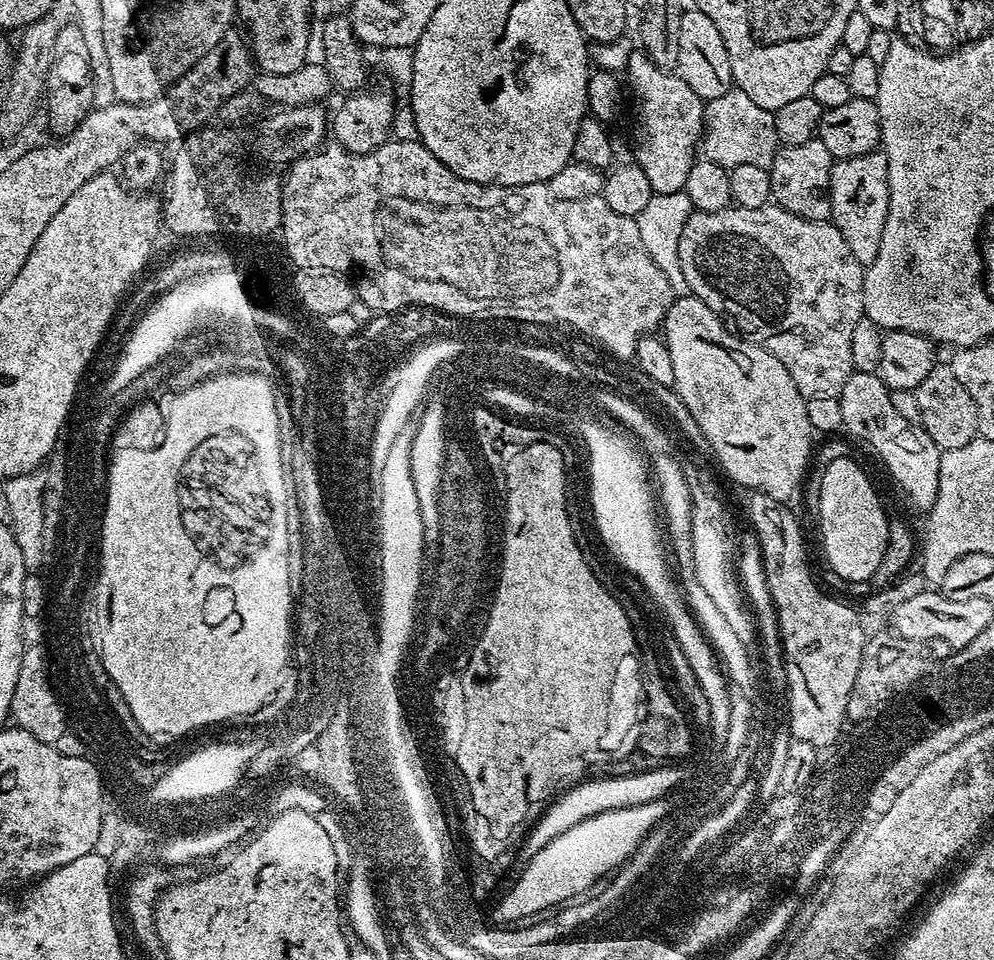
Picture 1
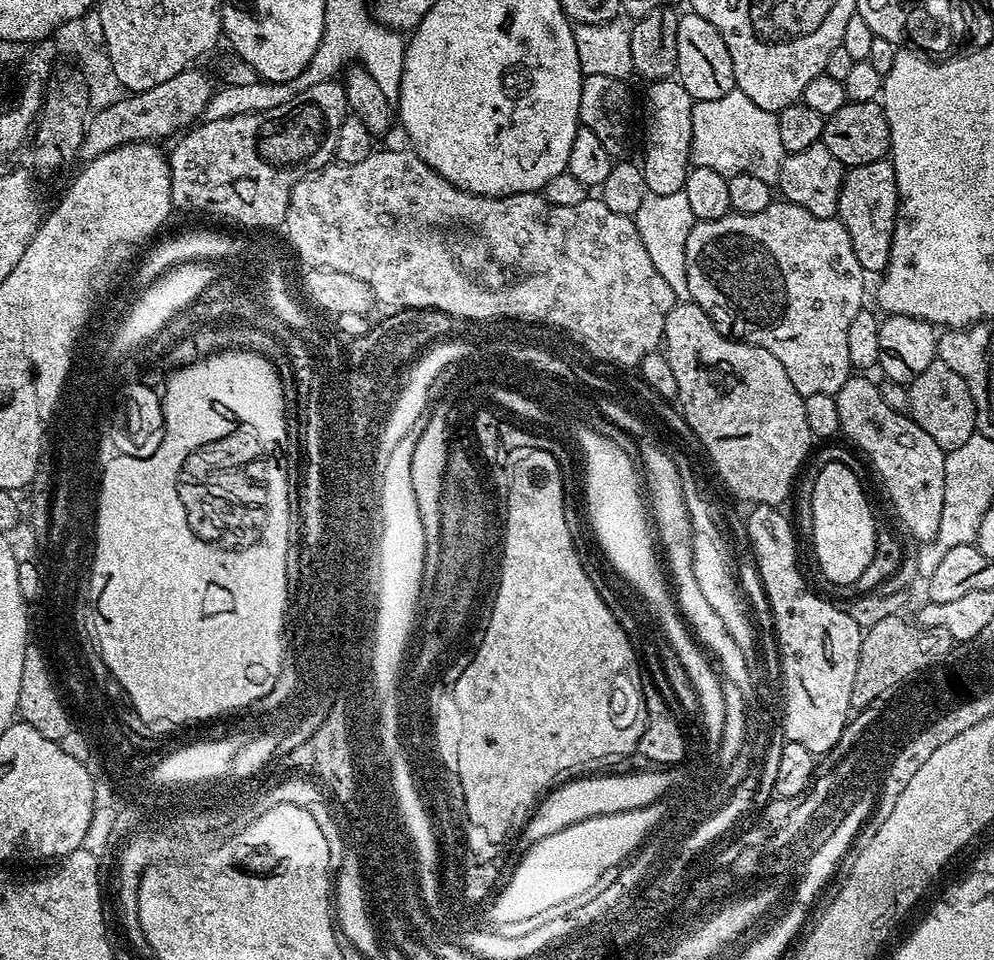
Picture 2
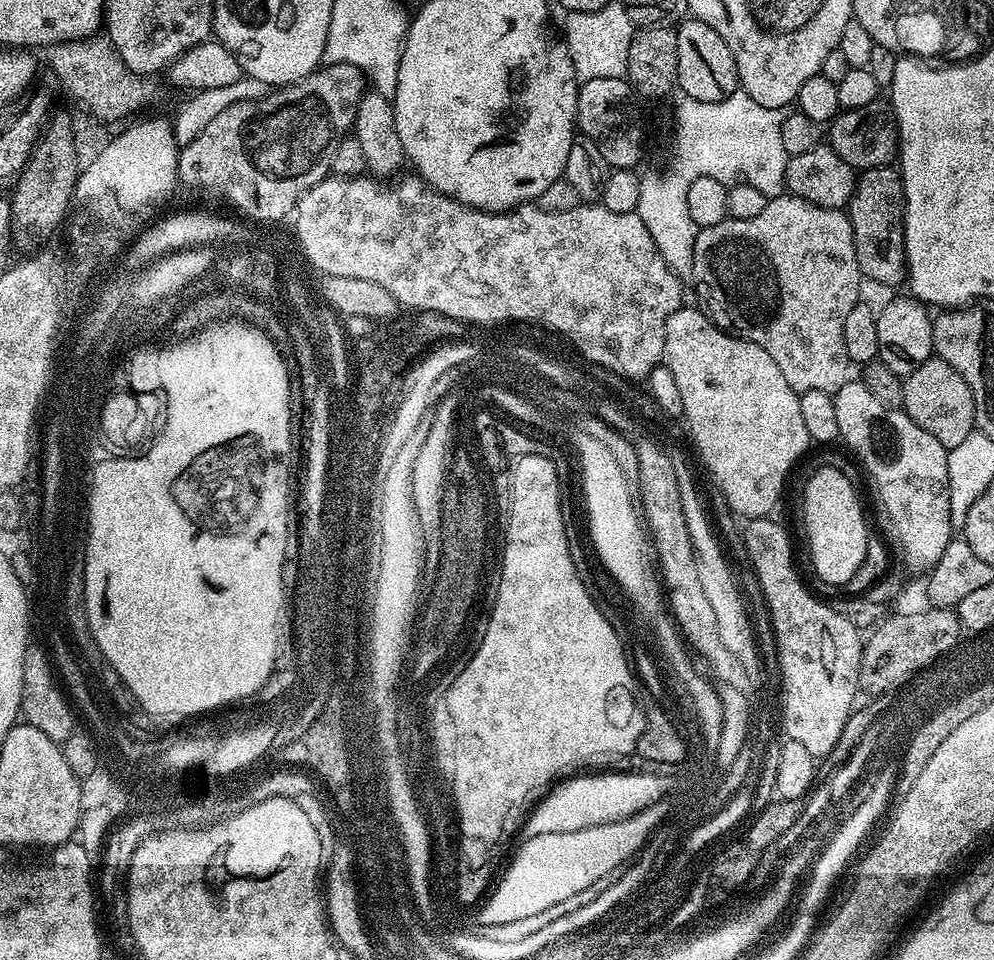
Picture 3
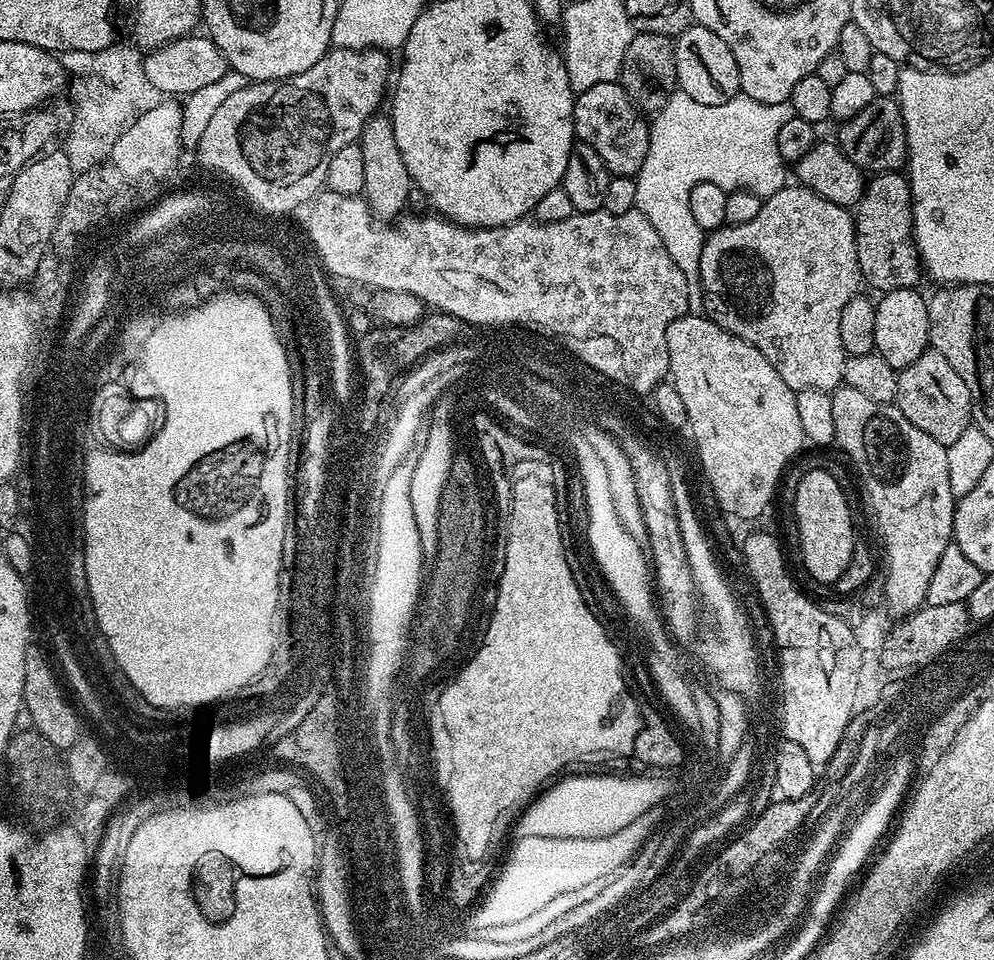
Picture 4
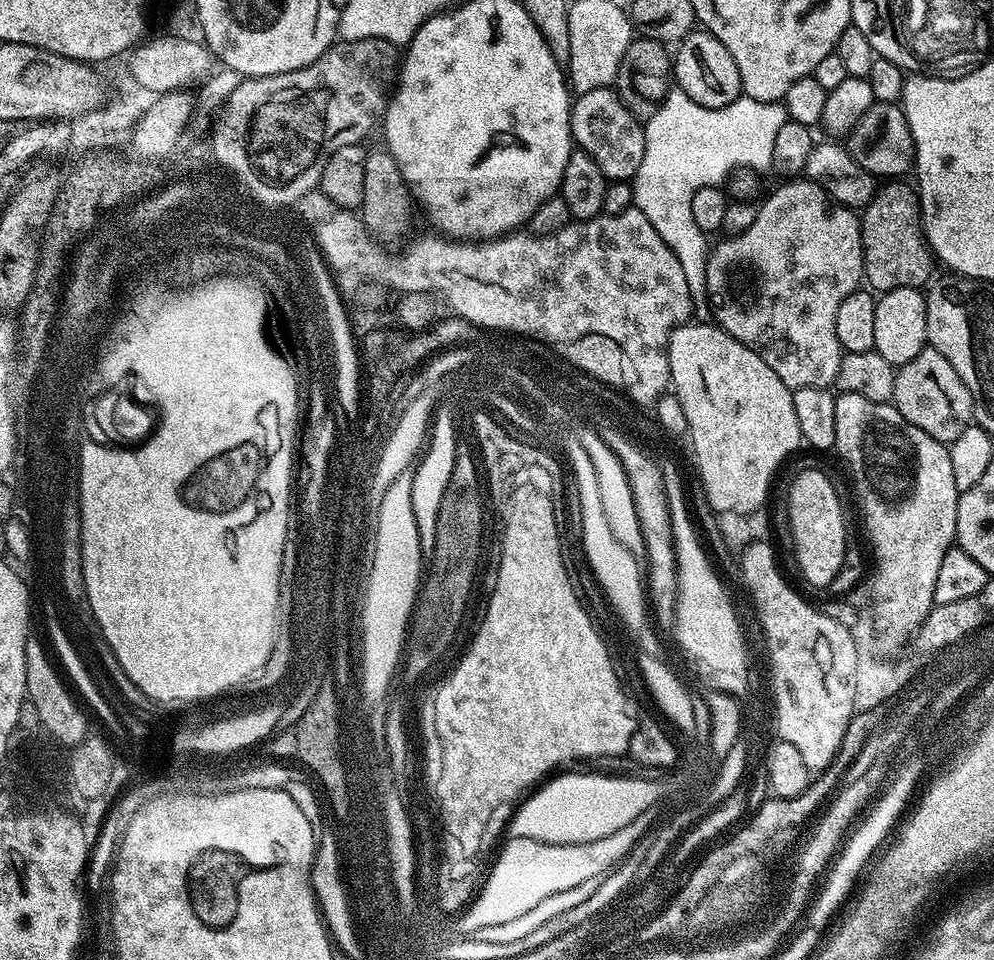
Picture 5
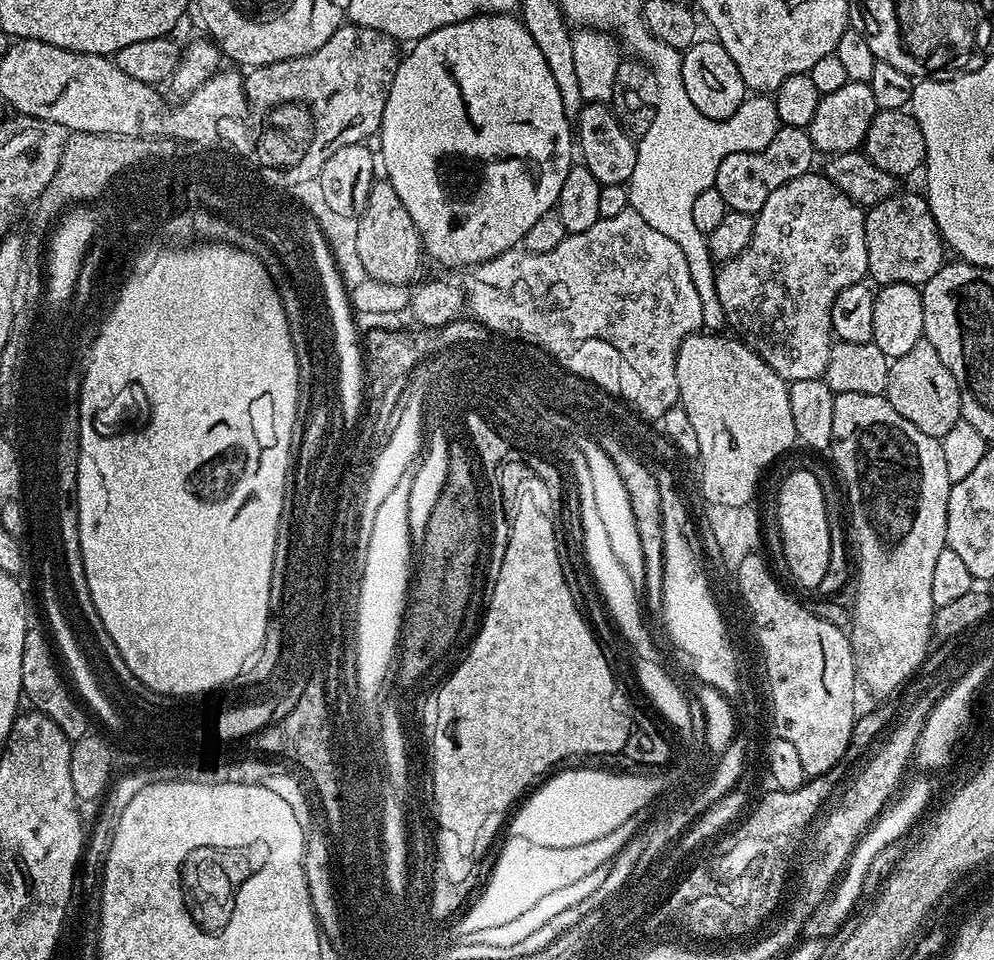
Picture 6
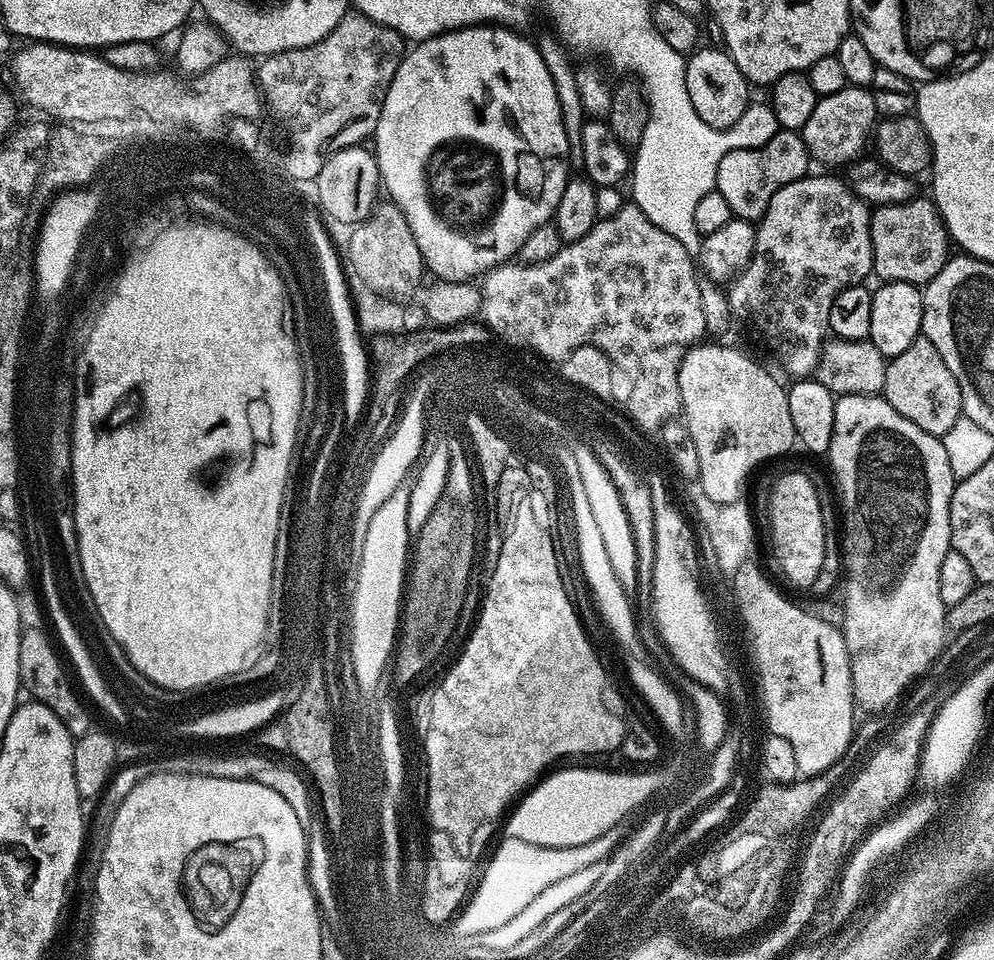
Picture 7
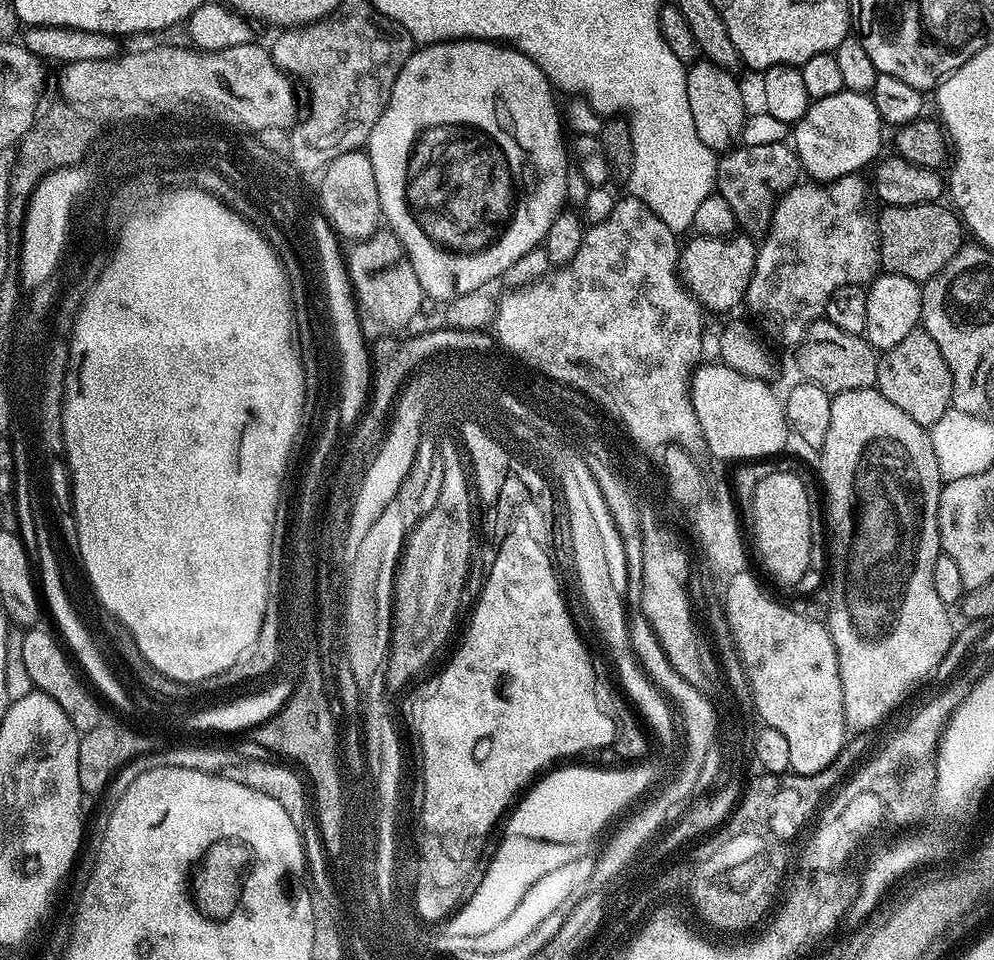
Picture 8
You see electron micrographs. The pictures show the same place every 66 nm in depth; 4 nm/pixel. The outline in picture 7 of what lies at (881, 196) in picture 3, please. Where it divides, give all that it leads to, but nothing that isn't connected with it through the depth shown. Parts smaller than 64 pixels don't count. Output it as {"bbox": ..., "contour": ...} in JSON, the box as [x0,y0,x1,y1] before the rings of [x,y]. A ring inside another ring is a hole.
{"bbox":[870,198,950,286],"contour":[[[913,198],[905,204],[882,204],[871,209],[870,242],[872,243],[872,271],[880,282],[897,280],[923,286],[950,259],[950,237],[940,211],[931,199]]]}

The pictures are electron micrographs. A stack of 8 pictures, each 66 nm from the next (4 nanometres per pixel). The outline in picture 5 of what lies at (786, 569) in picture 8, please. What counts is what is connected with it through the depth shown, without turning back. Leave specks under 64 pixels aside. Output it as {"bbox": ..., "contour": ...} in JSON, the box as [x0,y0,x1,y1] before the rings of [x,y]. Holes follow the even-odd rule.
{"bbox":[788,468,849,590],"contour":[[[804,468],[793,478],[788,488],[788,528],[792,531],[792,552],[796,555],[796,564],[805,582],[812,588],[827,590],[830,582],[834,582],[834,574],[838,572],[849,544],[848,536],[844,533],[844,508],[840,505],[840,496],[831,478],[822,469]]]}

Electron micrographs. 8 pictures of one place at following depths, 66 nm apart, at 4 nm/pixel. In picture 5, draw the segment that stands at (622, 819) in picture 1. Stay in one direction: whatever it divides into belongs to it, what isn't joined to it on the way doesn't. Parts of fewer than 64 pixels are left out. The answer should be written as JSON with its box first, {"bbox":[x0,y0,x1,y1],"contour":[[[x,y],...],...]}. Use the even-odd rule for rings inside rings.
{"bbox":[467,808,656,928],"contour":[[[647,808],[638,814],[638,818],[634,818],[634,822],[622,826],[622,830],[614,830],[614,834],[606,834],[606,838],[585,844],[547,844],[521,836],[511,837],[507,841],[509,844],[498,852],[491,865],[492,873],[487,873],[468,906],[467,925],[481,928],[498,926],[498,922],[510,922],[510,918],[518,918],[518,914],[534,910],[534,906],[538,906],[542,898],[550,898],[550,894],[571,890],[573,886],[586,882],[586,878],[598,878],[608,874],[608,871],[611,873],[636,844],[653,831],[651,828],[656,814],[656,808]]]}

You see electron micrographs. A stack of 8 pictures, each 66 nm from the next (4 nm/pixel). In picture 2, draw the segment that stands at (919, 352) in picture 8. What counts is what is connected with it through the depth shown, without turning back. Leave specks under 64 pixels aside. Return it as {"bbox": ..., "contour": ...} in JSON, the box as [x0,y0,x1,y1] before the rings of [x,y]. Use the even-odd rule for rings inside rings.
{"bbox":[907,362,977,453],"contour":[[[939,362],[926,366],[926,370],[922,370],[922,374],[907,385],[907,390],[908,412],[912,420],[922,426],[922,430],[926,430],[926,434],[930,434],[930,438],[934,438],[945,453],[953,452],[962,446],[962,442],[977,435],[976,407],[970,386],[966,386],[966,382],[962,382],[962,378],[958,378],[950,366]]]}

